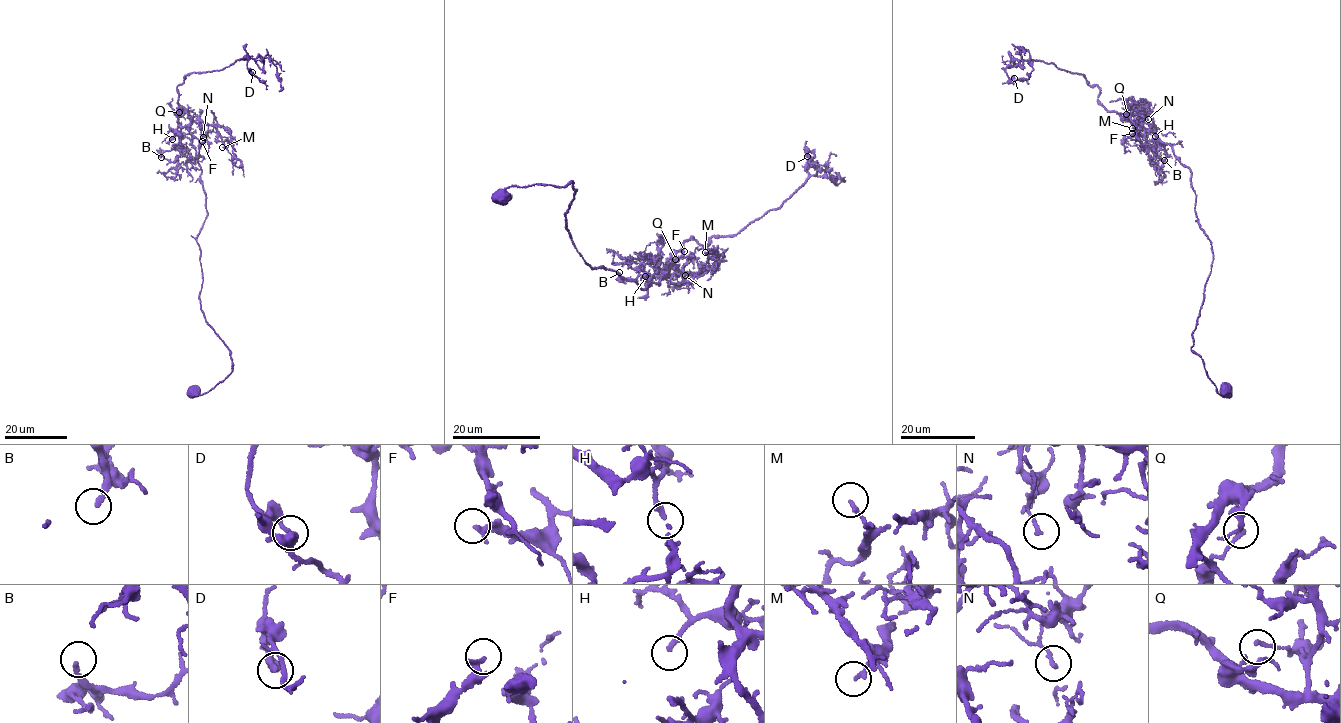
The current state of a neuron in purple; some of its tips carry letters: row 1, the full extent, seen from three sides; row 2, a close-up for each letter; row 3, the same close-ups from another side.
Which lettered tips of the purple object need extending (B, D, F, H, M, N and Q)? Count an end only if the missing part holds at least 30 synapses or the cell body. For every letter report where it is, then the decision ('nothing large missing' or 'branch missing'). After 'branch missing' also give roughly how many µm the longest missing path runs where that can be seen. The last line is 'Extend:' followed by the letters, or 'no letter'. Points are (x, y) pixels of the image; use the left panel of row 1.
B: at (161, 157); nothing large missing
D: at (252, 72); nothing large missing
F: at (202, 141); nothing large missing
H: at (172, 139); branch missing; about 10 µm are missing
M: at (222, 147); nothing large missing
N: at (203, 137); nothing large missing
Q: at (179, 112); nothing large missing
Extend: H

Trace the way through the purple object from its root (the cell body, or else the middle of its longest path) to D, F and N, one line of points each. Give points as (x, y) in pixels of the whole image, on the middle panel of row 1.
D: (501, 195), (572, 181), (578, 252), (642, 290), (682, 243), (780, 208), (807, 156)
F: (501, 195), (572, 181), (566, 227), (578, 252), (593, 269), (613, 270), (642, 290), (672, 274), (684, 251)
N: (501, 195), (572, 181), (566, 227), (593, 269), (613, 270), (642, 290), (674, 266), (685, 275)

